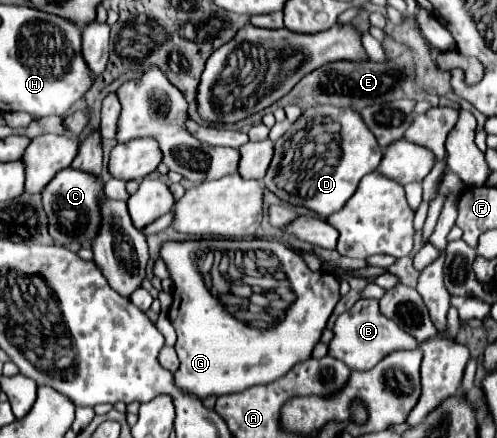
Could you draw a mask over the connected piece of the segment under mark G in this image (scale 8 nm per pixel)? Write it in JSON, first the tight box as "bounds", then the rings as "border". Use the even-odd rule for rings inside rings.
{"bounds":[160,238,340,398],"border":[[[256,238],[256,250],[264,250],[266,254],[274,256],[278,260],[278,268],[288,274],[288,284],[292,290],[292,302],[284,308],[284,300],[272,302],[272,306],[266,306],[266,312],[260,312],[262,308],[256,308],[250,298],[244,300],[238,294],[234,294],[234,286],[230,286],[230,296],[214,296],[210,288],[206,286],[204,274],[200,272],[196,258],[206,248],[212,248],[210,240],[182,240],[182,242],[164,242],[160,246],[160,258],[164,260],[170,278],[174,282],[174,300],[170,306],[170,322],[176,328],[178,340],[176,340],[176,354],[180,358],[180,368],[174,374],[178,380],[178,388],[190,388],[190,392],[198,392],[198,396],[206,398],[210,394],[222,396],[230,392],[242,392],[254,384],[268,384],[270,380],[278,380],[278,376],[284,376],[296,362],[302,362],[310,358],[312,348],[318,344],[322,330],[326,328],[326,322],[340,300],[340,282],[334,274],[326,270],[312,272],[304,260],[290,248],[284,246],[280,240],[264,240]],[[210,322],[212,332],[204,332],[206,324]]]}

